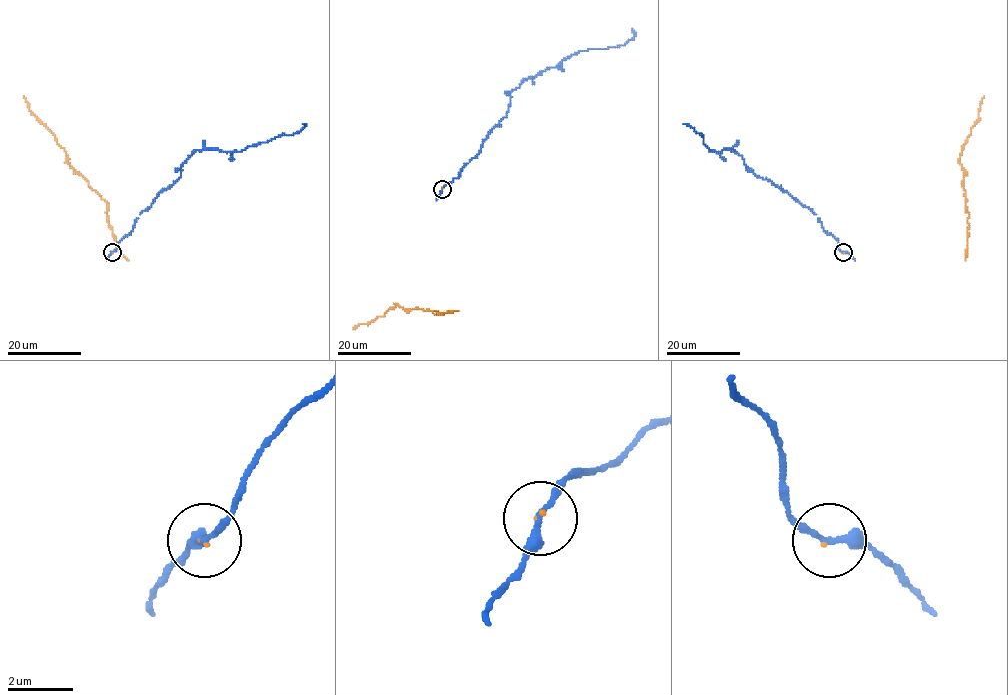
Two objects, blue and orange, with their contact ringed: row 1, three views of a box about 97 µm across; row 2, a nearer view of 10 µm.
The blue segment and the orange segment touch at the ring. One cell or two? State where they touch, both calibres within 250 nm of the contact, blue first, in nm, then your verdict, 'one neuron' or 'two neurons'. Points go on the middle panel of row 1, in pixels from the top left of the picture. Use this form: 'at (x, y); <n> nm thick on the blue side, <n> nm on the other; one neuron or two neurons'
at (442, 189); 240 nm thick on the blue side, 60 nm on the other; one neuron

